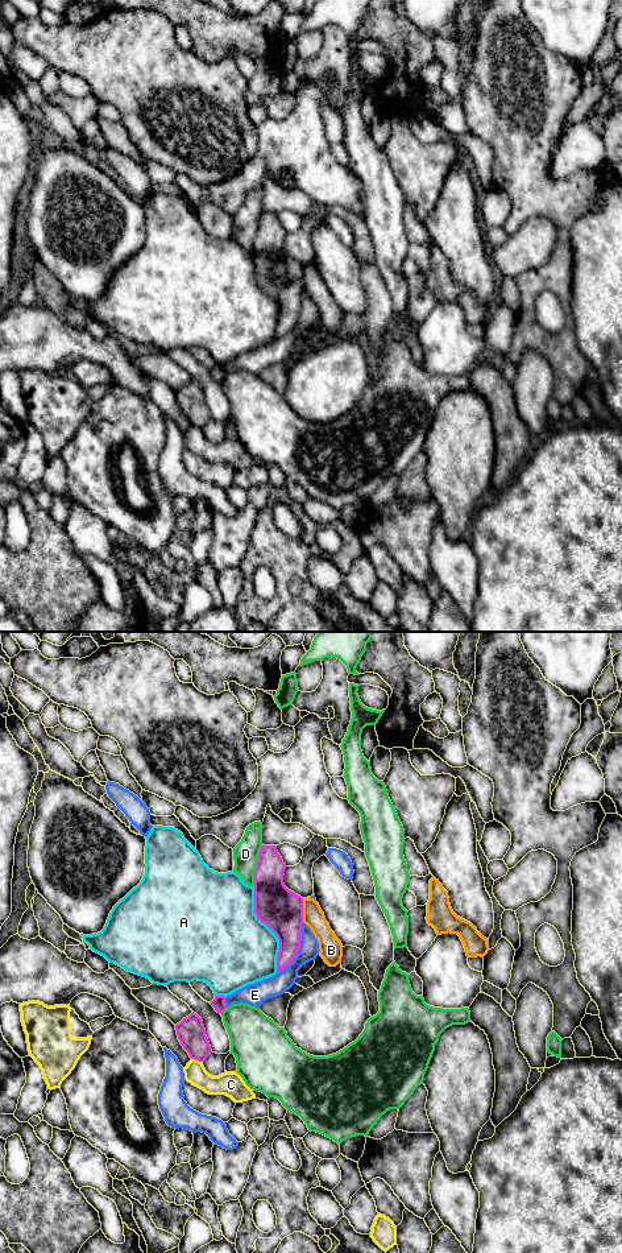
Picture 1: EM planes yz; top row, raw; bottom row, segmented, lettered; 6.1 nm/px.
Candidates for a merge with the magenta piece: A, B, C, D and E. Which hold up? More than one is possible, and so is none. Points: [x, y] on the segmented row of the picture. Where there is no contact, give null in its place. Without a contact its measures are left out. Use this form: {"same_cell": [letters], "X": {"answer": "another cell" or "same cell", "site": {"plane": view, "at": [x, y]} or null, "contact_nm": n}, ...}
{"same_cell": [], "A": {"answer": "another cell", "site": {"plane": "yz", "at": [269, 927]}, "contact_nm": 550}, "B": {"answer": "another cell", "site": {"plane": "yz", "at": [302, 910]}, "contact_nm": 140}, "C": {"answer": "another cell", "site": {"plane": "yz", "at": [197, 1059]}, "contact_nm": 80}, "D": {"answer": "another cell", "site": {"plane": "yz", "at": [257, 865]}, "contact_nm": 260}, "E": {"answer": "another cell", "site": {"plane": "yz", "at": [298, 950]}, "contact_nm": 360}}

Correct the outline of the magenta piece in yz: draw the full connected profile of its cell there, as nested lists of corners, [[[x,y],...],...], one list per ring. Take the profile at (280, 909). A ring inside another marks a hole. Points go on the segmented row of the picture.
[[[262,845],[254,871],[254,913],[279,940],[277,972],[297,958],[303,925],[303,898],[285,886],[285,869],[277,847]]]

